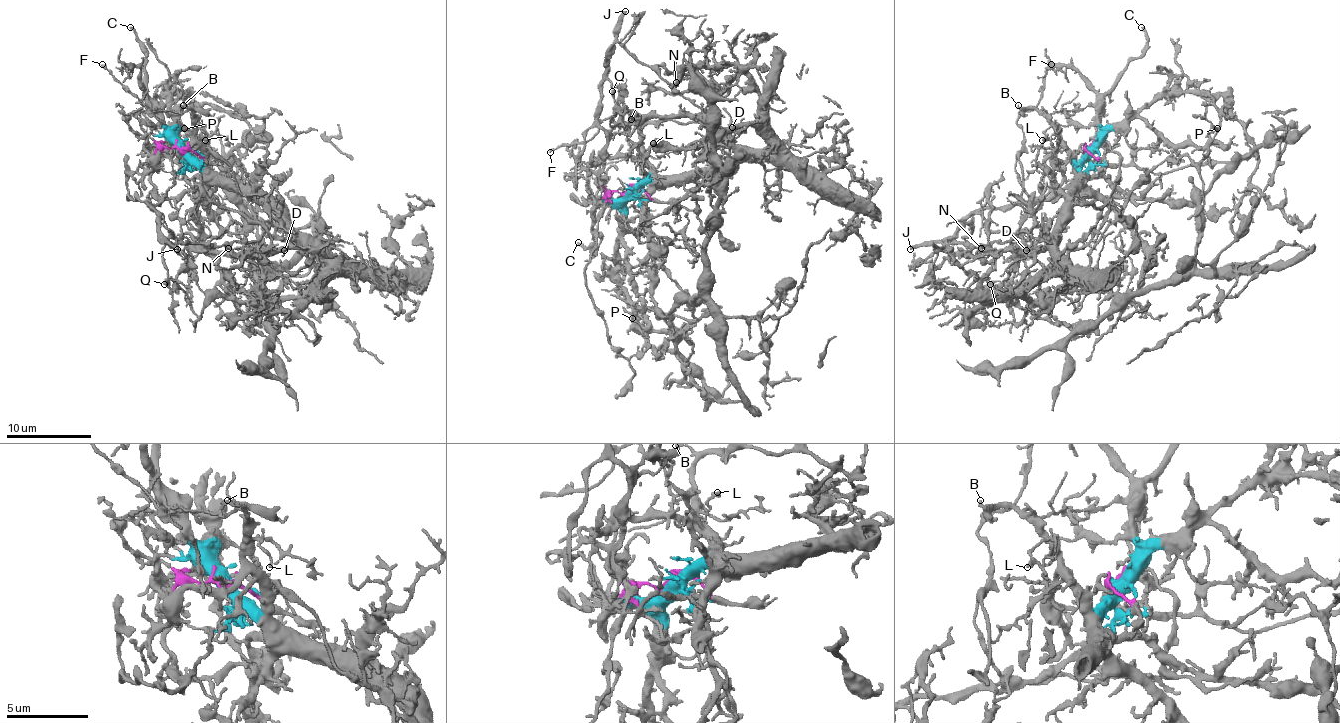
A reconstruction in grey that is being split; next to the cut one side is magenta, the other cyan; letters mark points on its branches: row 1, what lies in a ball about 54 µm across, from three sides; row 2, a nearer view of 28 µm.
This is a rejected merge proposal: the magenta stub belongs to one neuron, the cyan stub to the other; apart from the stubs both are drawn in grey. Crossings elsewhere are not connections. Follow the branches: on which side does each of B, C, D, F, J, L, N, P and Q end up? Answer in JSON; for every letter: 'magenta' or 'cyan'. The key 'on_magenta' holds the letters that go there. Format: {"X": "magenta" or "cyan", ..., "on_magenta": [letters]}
{"B": "cyan", "C": "cyan", "D": "cyan", "F": "magenta", "J": "magenta", "L": "cyan", "N": "cyan", "P": "cyan", "Q": "magenta", "on_magenta": ["F", "J", "Q"]}

